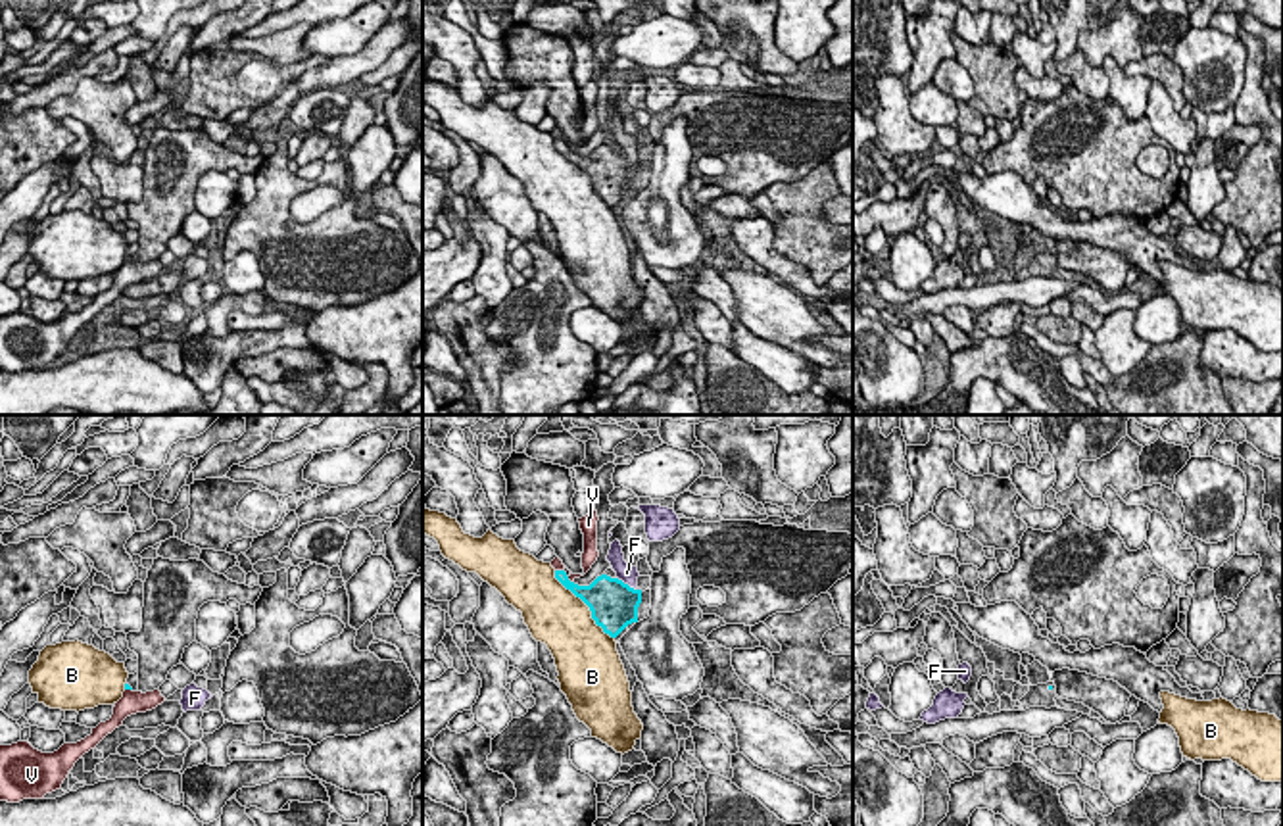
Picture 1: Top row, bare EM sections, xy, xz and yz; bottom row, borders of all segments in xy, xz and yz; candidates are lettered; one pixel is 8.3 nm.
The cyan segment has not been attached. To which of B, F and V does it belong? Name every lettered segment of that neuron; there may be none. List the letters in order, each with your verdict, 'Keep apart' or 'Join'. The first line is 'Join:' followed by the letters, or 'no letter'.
Join: F
B: Keep apart
F: Join
V: Keep apart

